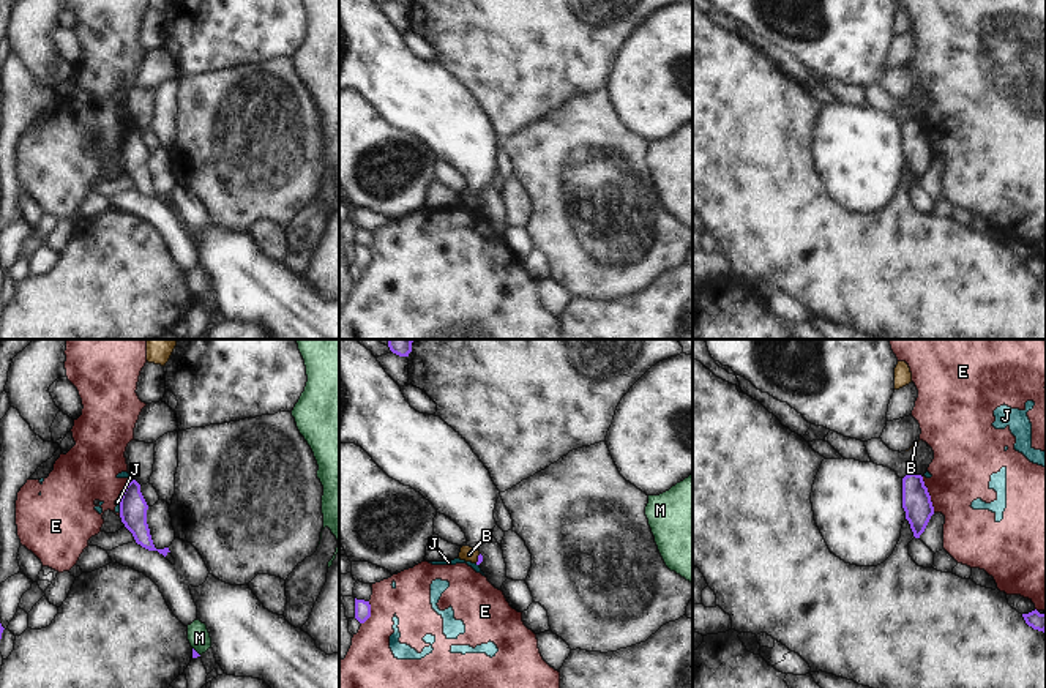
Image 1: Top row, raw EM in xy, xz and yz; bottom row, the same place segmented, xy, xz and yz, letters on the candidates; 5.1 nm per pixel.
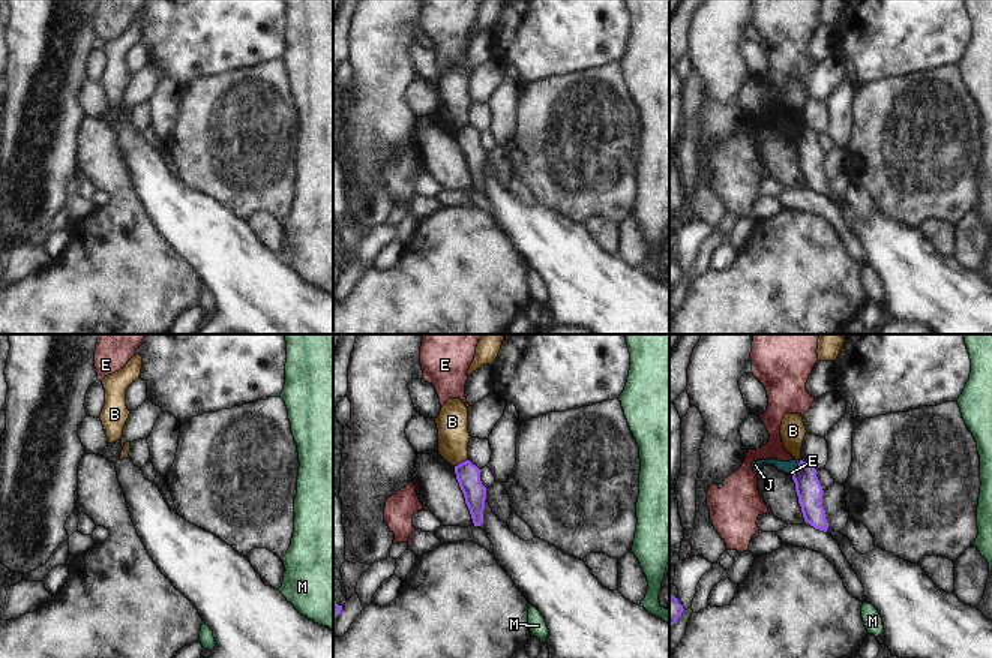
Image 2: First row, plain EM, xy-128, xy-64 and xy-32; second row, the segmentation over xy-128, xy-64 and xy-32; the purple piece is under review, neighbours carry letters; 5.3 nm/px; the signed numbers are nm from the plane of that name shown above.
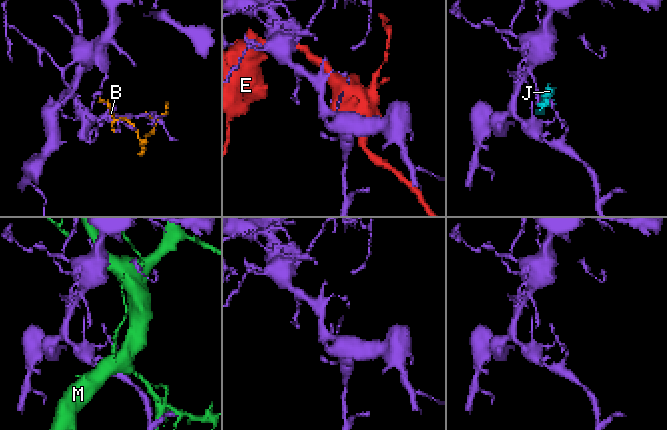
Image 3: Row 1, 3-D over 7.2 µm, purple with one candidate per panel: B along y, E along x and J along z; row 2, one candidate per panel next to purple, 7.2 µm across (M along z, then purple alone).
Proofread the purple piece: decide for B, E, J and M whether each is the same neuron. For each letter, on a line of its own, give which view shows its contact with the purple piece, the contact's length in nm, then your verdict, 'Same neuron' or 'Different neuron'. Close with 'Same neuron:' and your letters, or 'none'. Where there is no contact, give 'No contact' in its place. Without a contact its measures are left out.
B: Touches purple in xz. Shared border 50 nm. Different neuron
E: Touches purple in yz. Shared border 200 nm. Different neuron
J: Touches purple in xy. Shared border 70 nm. Different neuron
M: Touches purple in xy. Shared border 60 nm. Different neuron
Same neuron: none

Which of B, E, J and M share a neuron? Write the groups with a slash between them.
B / E J / M

